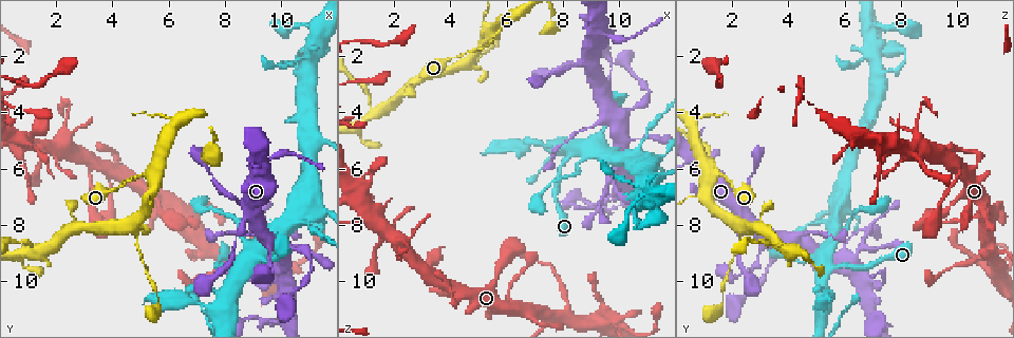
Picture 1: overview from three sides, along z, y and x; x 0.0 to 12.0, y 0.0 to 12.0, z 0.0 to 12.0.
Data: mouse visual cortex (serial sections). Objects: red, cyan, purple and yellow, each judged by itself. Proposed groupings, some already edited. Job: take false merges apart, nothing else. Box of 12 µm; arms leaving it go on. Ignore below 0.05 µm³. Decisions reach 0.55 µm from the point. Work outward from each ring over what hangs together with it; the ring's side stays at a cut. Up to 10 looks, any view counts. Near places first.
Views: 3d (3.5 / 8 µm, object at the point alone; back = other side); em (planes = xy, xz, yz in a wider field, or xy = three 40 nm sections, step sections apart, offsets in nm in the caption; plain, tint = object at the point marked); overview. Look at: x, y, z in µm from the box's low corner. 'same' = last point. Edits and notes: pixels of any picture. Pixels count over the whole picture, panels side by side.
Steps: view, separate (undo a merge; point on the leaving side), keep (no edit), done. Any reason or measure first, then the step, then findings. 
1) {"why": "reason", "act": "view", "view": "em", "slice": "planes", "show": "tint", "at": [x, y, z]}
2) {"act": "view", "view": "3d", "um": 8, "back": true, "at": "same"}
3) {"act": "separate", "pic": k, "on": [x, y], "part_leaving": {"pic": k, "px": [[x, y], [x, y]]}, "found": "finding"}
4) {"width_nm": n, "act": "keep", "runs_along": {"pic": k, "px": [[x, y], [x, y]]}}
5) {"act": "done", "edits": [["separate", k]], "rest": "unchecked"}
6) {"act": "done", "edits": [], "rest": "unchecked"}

{"why": "arms part here", "act": "view", "view": "3d", "um": 3.5, "at": [5.4, 6.3, 1.3]}

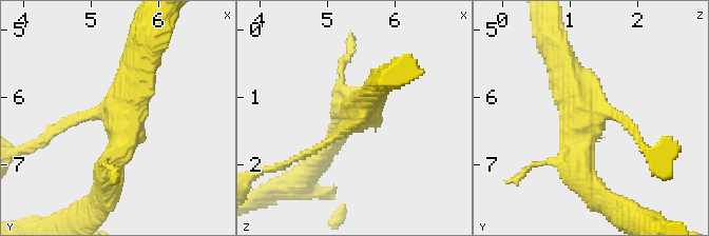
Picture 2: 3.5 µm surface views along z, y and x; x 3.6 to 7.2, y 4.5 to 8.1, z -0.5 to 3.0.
{"why": "now the EM", "act": "view", "view": "em", "slice": "xy", "step": 3, "show": "tint", "at": [5.35, 6.25, 1.30]}

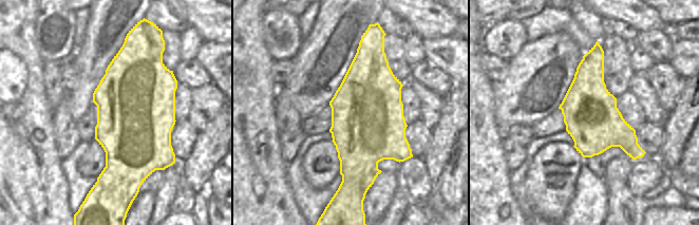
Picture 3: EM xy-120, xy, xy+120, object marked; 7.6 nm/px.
{"arms": 3, "act": "keep", "runs_along": {"pic": 2, "px": [[628, 128], [593, 112], [579, 173]]}, "found": "all the same cell"}

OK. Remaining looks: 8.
{"why": "three-way junction", "act": "view", "view": "3d", "um": 3.5, "at": [1.2, 8.9, 4.0]}

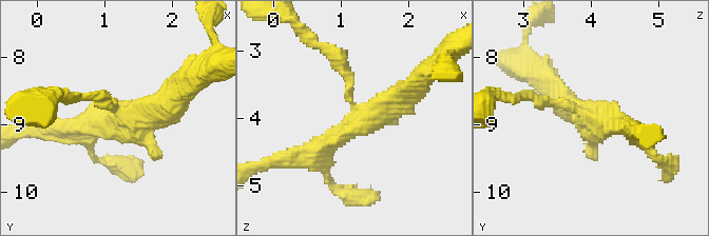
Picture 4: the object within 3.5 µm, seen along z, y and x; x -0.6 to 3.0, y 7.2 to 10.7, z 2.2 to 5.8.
{"why": "shape alone is not enough", "act": "view", "view": "em", "slice": "planes", "show": "tint", "at": [1.25, 8.90, 3.95]}

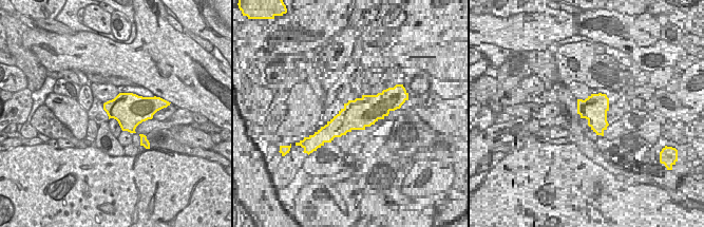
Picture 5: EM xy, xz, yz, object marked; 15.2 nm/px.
{"act": "keep", "runs_along": {"pic": 4, "px": [[417, 84], [359, 114], [323, 162]]}, "found": "one cell here"}

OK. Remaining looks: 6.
{"why": "sudden change in width", "act": "view", "view": "3d", "um": 3.5, "at": [8.7, 9.2, 5.3]}

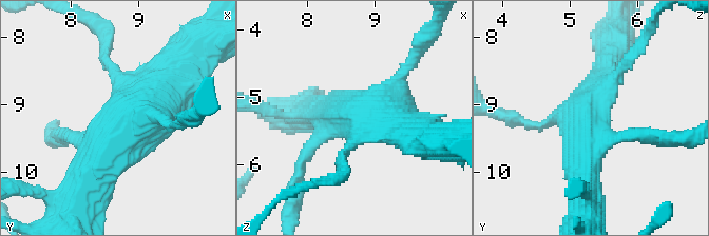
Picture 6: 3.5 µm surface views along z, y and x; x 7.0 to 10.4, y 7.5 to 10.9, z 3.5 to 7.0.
{"why": "shape alone is not enough", "act": "view", "view": "em", "slice": "planes", "show": "plain", "at": [8.65, 9.25, 5.25]}

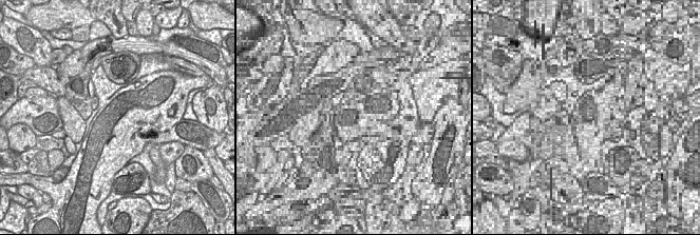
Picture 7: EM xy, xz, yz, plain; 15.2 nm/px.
{"act": "view", "view": "em", "slice": "planes", "show": "tint", "at": "same"}

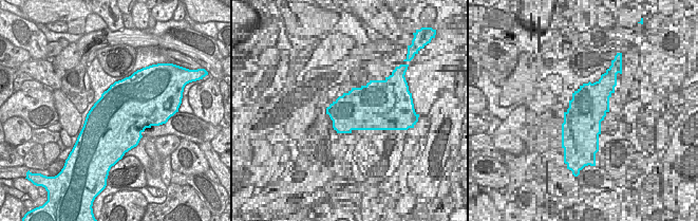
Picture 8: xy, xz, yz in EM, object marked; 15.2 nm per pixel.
{"act": "keep", "runs_along": {"pic": 6, "px": [[76, 136], [138, 111], [180, 65]]}, "found": "all the same cell"}

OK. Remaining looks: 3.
{"why": "sudden change in width", "act": "view", "view": "3d", "um": 3.5, "at": [4.9, 8.7, 2.2]}

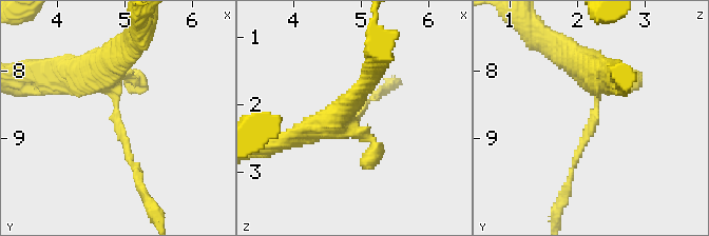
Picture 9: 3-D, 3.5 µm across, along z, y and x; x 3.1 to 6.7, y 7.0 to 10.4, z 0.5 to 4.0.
{"why": "shape alone is not enough", "act": "view", "view": "em", "slice": "xy", "step": 3, "show": "tint", "at": [4.90, 8.70, 2.30]}

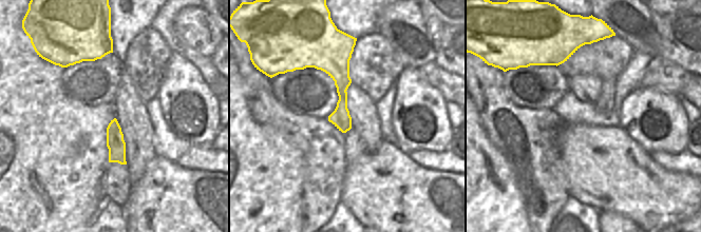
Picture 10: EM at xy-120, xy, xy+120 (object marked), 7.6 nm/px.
{"arm_widths_nm": [100, 350], "act": "separate", "pic": 9, "on": [122, 138], "found": "a second cell is stuck on"}

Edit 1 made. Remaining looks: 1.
{"act": "done", "edits": [["separate", 9]], "rest": "unchecked"}

